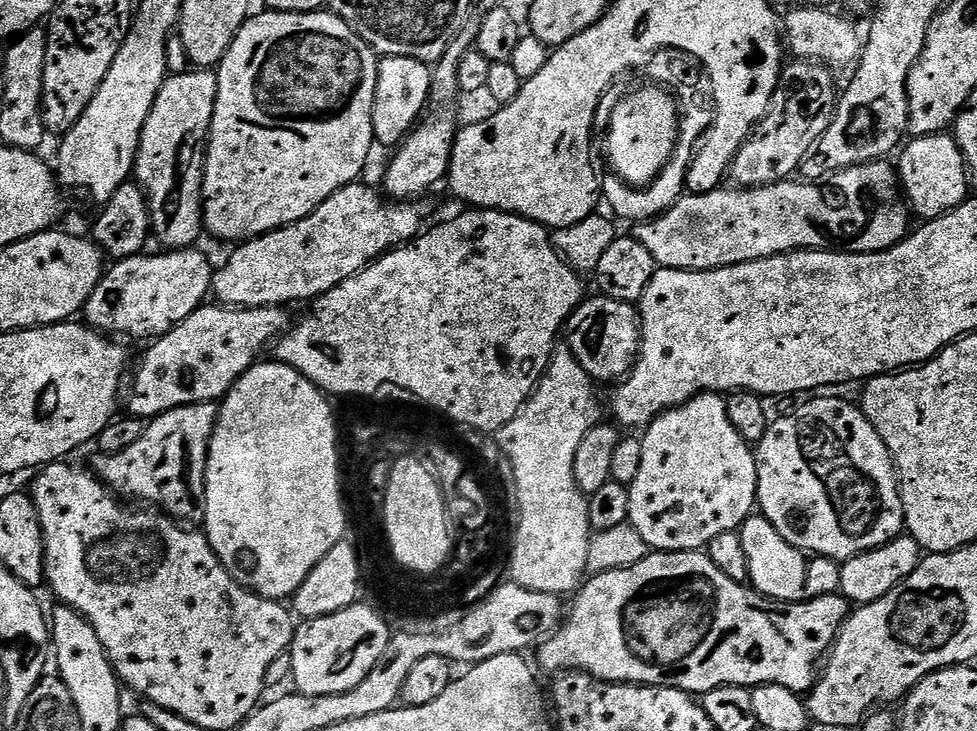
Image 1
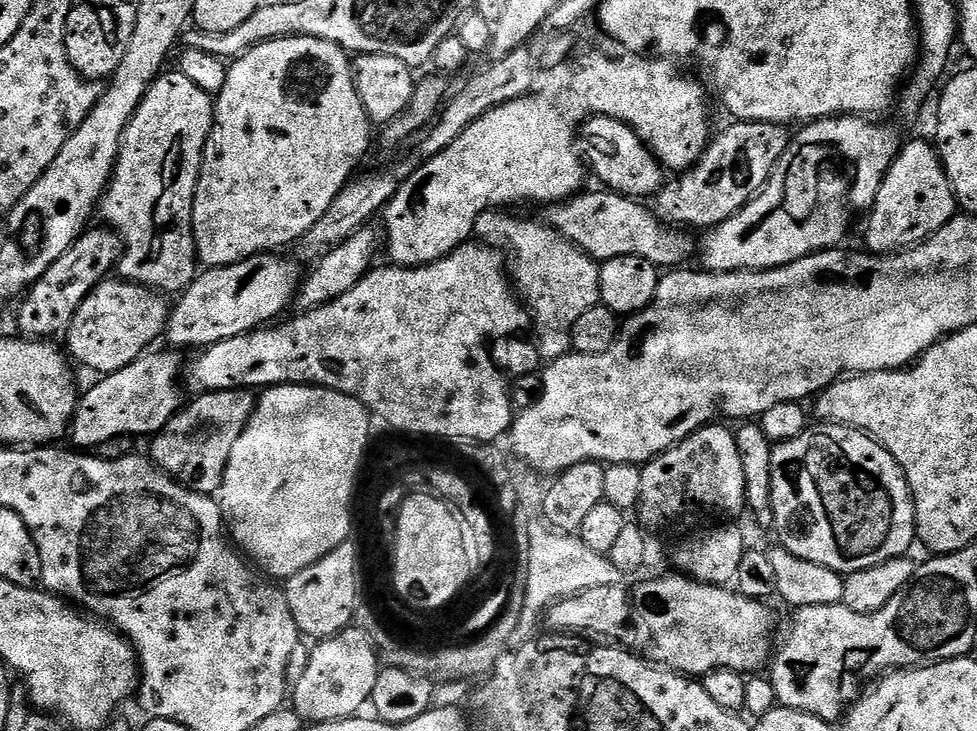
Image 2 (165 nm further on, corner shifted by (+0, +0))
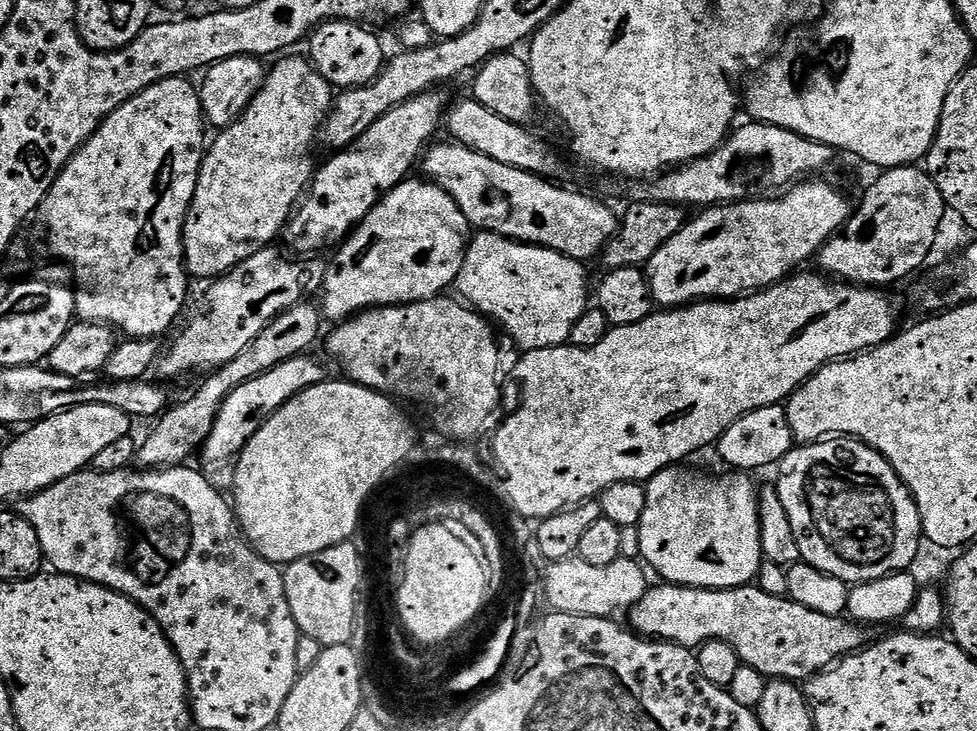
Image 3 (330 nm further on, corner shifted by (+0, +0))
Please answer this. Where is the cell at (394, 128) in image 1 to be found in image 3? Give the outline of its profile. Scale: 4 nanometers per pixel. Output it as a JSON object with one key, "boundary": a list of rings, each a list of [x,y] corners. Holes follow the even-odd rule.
{"boundary":[[[327,20],[317,27],[307,41],[307,55],[311,64],[333,89],[361,88],[375,80],[384,69],[384,48],[380,45],[379,38],[368,28],[371,27],[355,20]]]}

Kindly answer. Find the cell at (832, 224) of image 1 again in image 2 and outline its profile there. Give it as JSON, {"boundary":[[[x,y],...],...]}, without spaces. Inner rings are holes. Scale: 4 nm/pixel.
{"boundary":[[[599,190],[600,192],[581,191],[559,204],[549,204],[543,209],[543,223],[561,232],[571,244],[578,246],[585,254],[597,262],[610,258],[637,256],[646,258],[646,262],[655,264],[661,270],[672,270],[683,260],[693,259],[692,240],[687,231],[676,226],[662,223],[655,211],[647,203],[630,196],[621,196],[618,192]]]}

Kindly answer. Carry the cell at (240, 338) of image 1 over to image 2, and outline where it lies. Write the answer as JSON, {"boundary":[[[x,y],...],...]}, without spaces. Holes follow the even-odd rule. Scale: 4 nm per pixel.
{"boundary":[[[149,350],[130,366],[109,372],[88,393],[79,397],[76,412],[72,415],[70,437],[77,449],[96,450],[102,442],[115,436],[151,437],[162,432],[169,420],[176,417],[182,407],[182,360],[176,350],[156,352]]]}

